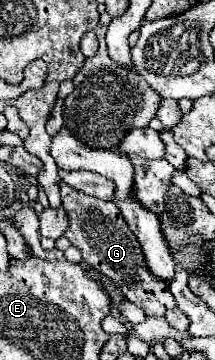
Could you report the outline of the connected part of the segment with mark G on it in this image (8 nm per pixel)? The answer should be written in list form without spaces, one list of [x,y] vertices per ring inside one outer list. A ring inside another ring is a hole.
[[[60,182],[60,192],[62,192],[62,206],[70,216],[70,226],[64,232],[64,236],[72,242],[72,246],[76,246],[82,252],[82,260],[90,268],[106,274],[124,294],[124,298],[140,306],[146,312],[146,316],[164,316],[166,310],[174,310],[176,300],[170,292],[170,284],[154,278],[146,270],[140,244],[136,242],[136,236],[124,222],[124,216],[120,214],[118,206],[114,202],[104,202],[84,192],[78,192],[64,182]]]

